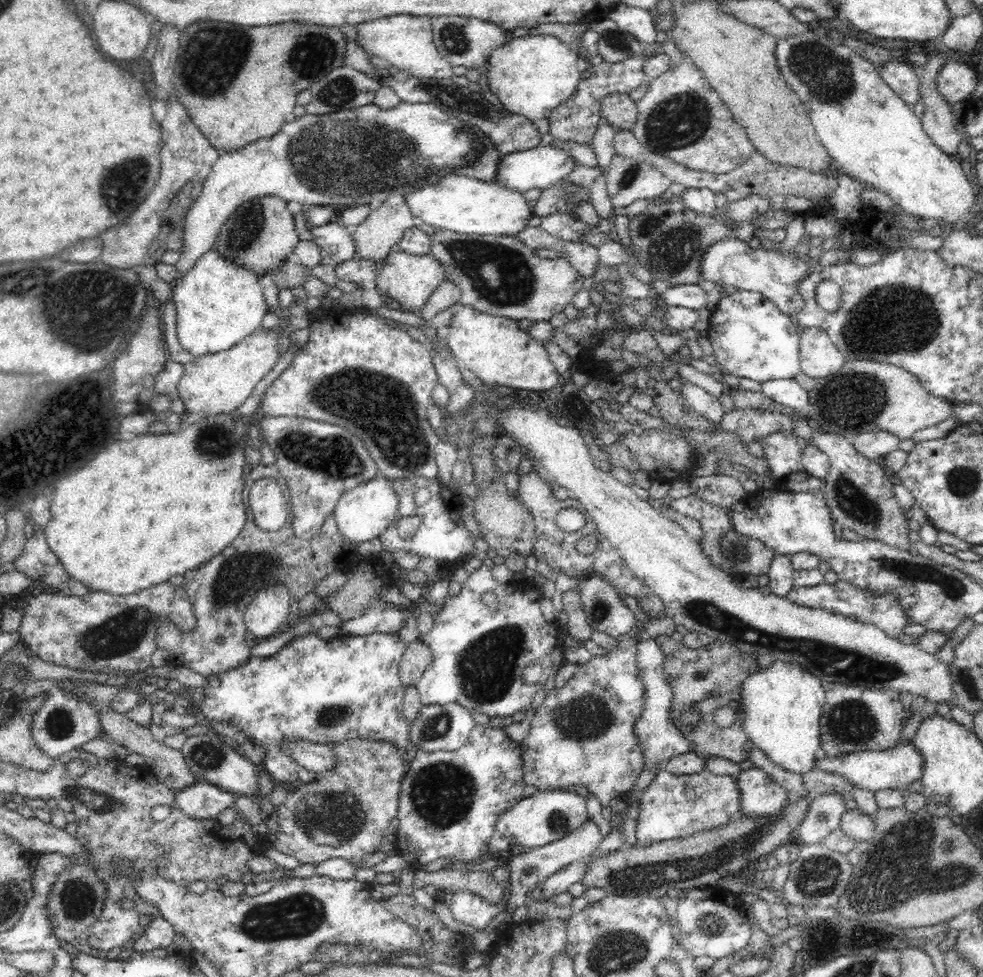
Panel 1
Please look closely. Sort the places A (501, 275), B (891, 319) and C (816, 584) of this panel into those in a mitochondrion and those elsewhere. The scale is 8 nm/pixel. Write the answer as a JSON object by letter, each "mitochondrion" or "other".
{"A":"mitochondrion","B":"mitochondrion","C":"other"}

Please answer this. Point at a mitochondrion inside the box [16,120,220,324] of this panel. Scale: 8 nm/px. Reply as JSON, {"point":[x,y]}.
{"point":[120,184]}

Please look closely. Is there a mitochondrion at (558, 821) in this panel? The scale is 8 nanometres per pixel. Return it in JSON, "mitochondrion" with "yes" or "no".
{"mitochondrion":"yes"}

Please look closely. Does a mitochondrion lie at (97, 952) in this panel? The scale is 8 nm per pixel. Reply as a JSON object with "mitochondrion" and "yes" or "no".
{"mitochondrion":"no"}

